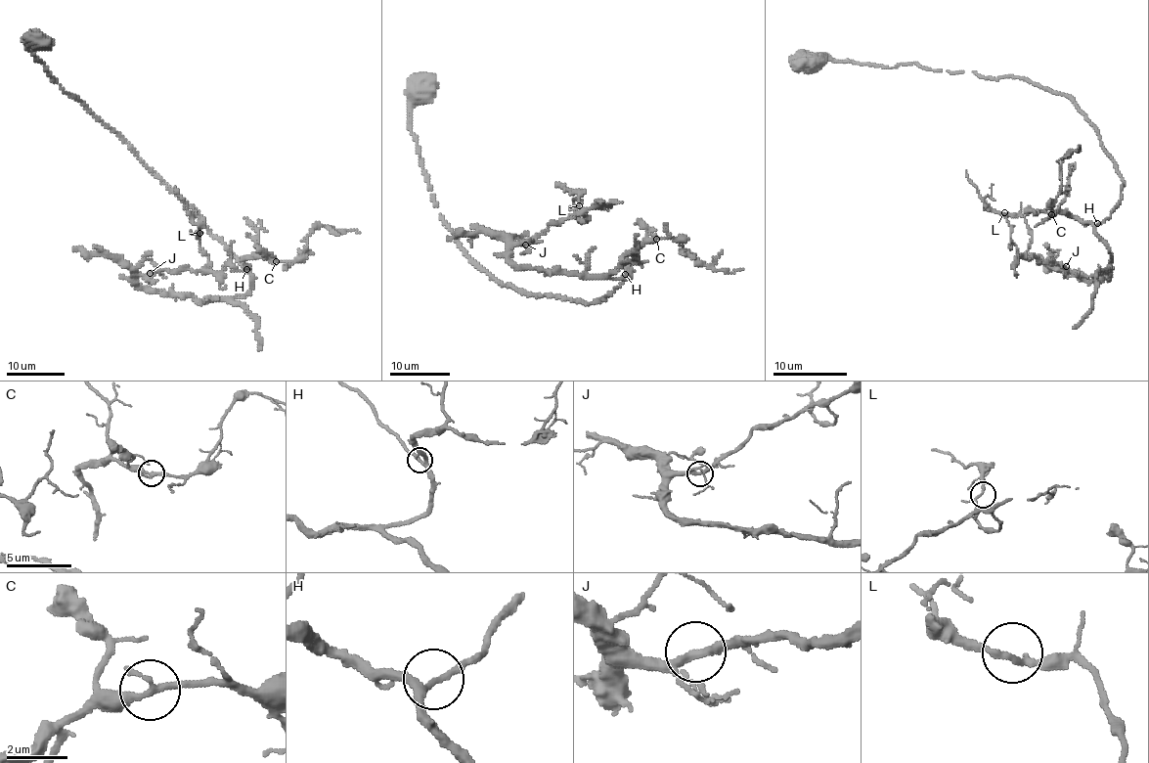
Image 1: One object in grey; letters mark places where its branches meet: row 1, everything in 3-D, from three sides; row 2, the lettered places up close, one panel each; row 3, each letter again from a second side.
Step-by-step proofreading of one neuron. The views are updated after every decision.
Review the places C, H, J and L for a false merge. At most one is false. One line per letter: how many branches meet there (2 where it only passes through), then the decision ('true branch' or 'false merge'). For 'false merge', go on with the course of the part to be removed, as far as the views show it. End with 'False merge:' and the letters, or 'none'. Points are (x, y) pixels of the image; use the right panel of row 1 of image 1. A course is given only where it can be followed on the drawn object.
C: branches 3; true branch
H: branches 3; true branch
J: branches 3; true branch
L: branches 3; true branch
False merge: none

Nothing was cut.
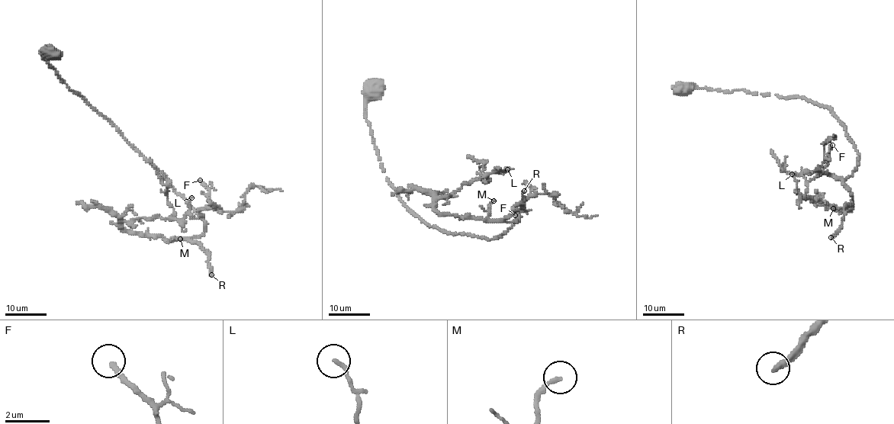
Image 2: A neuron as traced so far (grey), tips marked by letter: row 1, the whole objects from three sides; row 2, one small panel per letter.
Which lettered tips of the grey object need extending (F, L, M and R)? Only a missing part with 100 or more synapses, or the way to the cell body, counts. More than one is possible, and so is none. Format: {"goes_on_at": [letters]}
{"goes_on_at": ["R"]}

